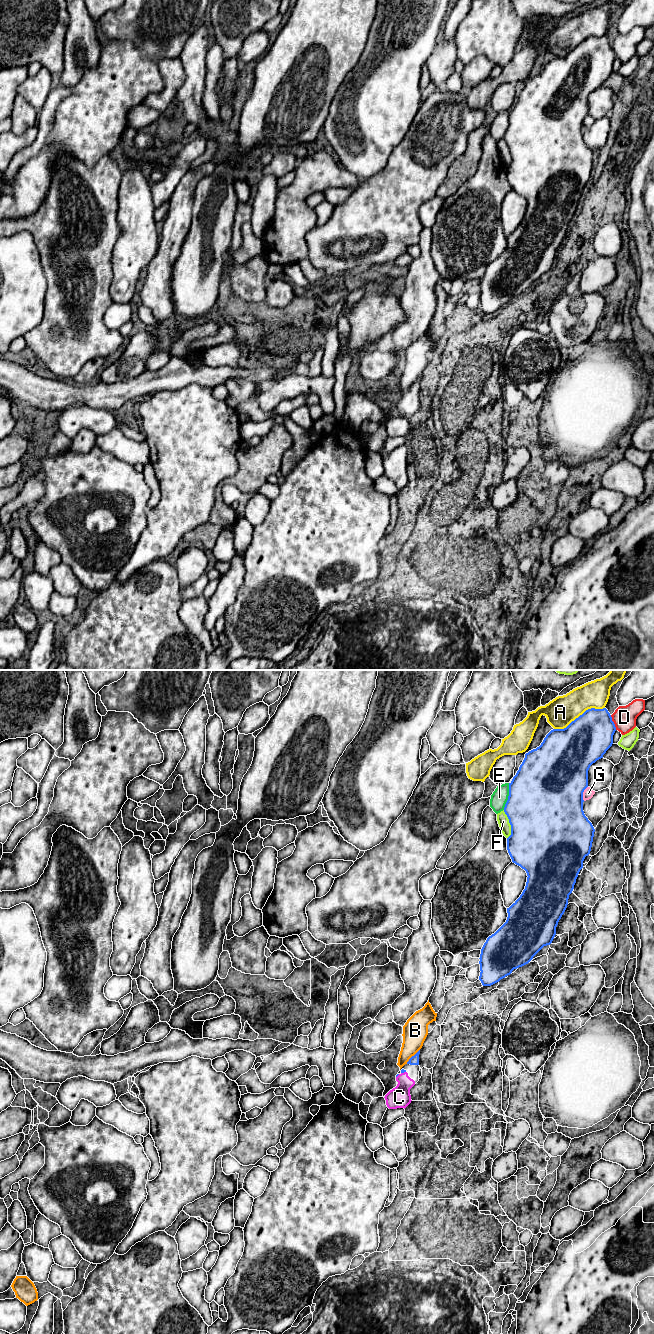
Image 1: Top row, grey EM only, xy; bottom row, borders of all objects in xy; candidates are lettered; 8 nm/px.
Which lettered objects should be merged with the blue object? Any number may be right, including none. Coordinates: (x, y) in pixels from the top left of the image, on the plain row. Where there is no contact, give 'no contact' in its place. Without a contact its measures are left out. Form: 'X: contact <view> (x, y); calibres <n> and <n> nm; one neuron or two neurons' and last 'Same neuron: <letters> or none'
A: contact xy (580, 43); calibres 380 and 240 nm; two neurons
B: contact xy (412, 384); calibres 80 and 200 nm; two neurons
C: contact xy (403, 400); calibres 30 and 180 nm; one neuron
D: contact xy (613, 50); calibres 360 and 190 nm; two neurons
E: contact xy (508, 124); calibres 500 and 130 nm; two neurons
F: contact xy (510, 152); calibres 500 and 90 nm; two neurons
G: contact xy (582, 121); calibres 500 and 90 nm; two neurons
Same neuron: C

